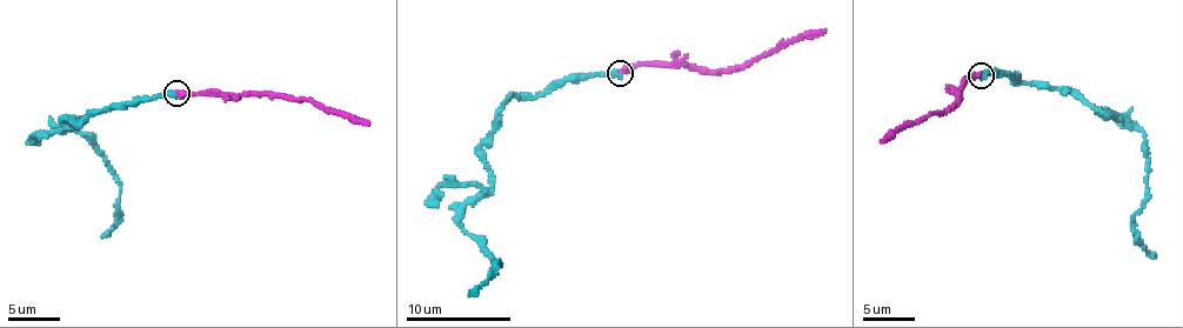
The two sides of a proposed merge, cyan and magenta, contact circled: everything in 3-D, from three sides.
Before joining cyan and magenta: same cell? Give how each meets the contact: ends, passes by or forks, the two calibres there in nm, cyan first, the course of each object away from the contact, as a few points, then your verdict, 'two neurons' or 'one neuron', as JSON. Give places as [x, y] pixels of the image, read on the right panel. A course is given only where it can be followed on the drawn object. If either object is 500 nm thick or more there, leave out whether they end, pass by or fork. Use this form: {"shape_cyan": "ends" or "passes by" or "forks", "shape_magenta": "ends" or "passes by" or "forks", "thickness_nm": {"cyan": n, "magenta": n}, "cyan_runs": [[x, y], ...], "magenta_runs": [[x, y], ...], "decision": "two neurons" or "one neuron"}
{"shape_cyan": "ends", "shape_magenta": "ends", "thickness_nm": {"cyan": 420, "magenta": 360}, "cyan_runs": [[981, 74], [1016, 73], [1016, 79], [1073, 92], [1140, 127], [1148, 154], [1134, 241], [1156, 258]], "magenta_runs": [[981, 74], [969, 77], [958, 91], [954, 109], [935, 114], [881, 142]], "decision": "two neurons"}

